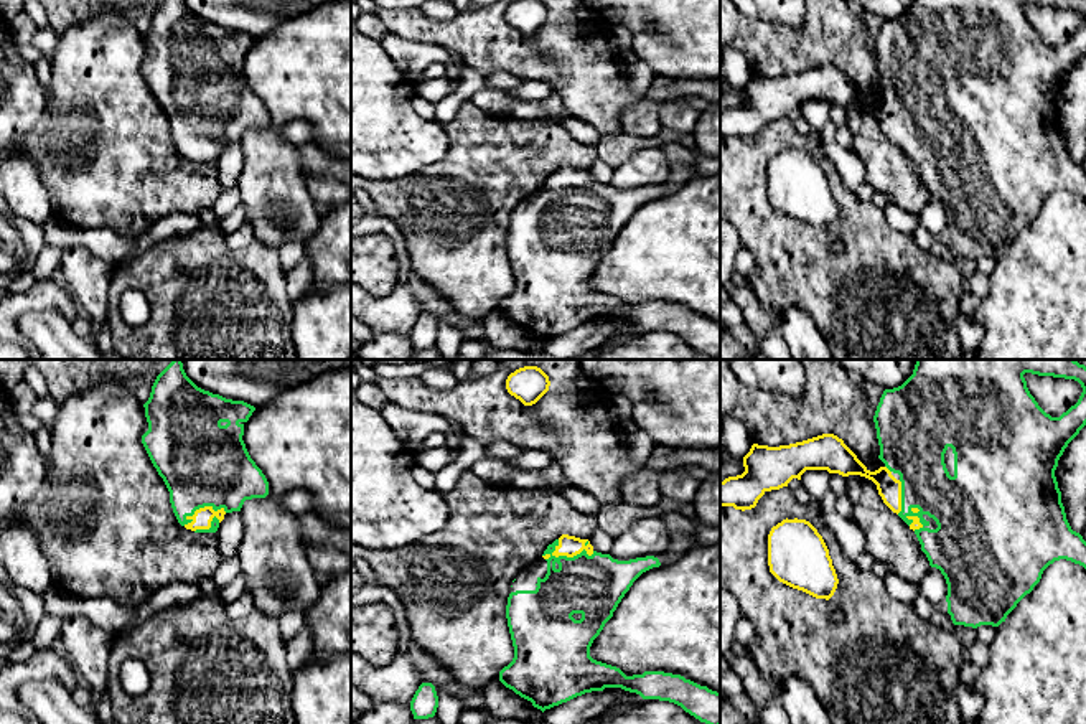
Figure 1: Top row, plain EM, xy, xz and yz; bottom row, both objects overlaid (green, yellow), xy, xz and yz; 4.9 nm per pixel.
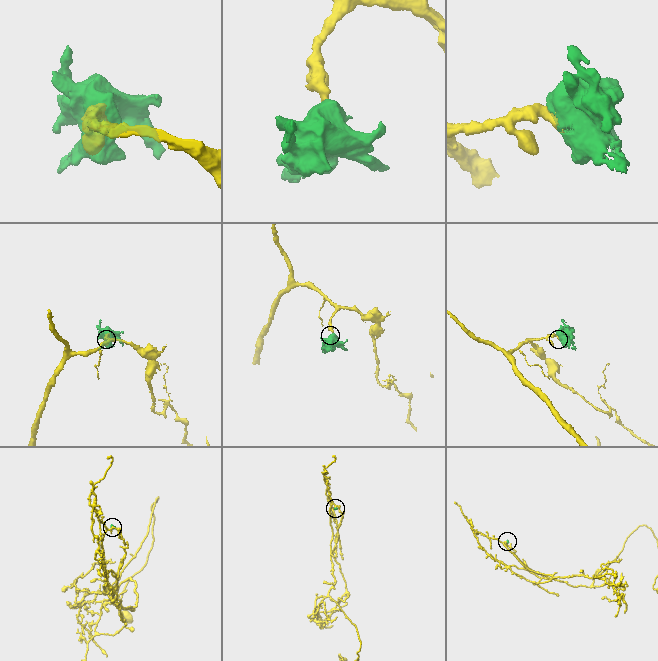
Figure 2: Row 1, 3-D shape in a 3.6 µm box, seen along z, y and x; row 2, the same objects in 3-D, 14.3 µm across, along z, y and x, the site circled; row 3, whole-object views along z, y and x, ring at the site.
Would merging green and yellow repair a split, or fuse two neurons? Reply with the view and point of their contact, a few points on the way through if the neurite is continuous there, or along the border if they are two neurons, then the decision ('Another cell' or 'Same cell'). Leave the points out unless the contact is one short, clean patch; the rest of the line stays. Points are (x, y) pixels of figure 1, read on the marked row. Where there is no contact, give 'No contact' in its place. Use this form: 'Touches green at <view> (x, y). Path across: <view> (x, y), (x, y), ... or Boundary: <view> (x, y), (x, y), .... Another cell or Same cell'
Touches green at xz (566, 556). Same cell

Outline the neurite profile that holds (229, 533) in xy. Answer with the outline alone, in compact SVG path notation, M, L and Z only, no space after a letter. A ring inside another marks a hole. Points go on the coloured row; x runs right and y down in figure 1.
M226 513L216 533L221 556L231 557L237 554L244 534L244 521L241 513Z

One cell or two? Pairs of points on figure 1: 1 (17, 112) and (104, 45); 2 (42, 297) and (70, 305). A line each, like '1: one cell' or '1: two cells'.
1: two cells
2: one cell

